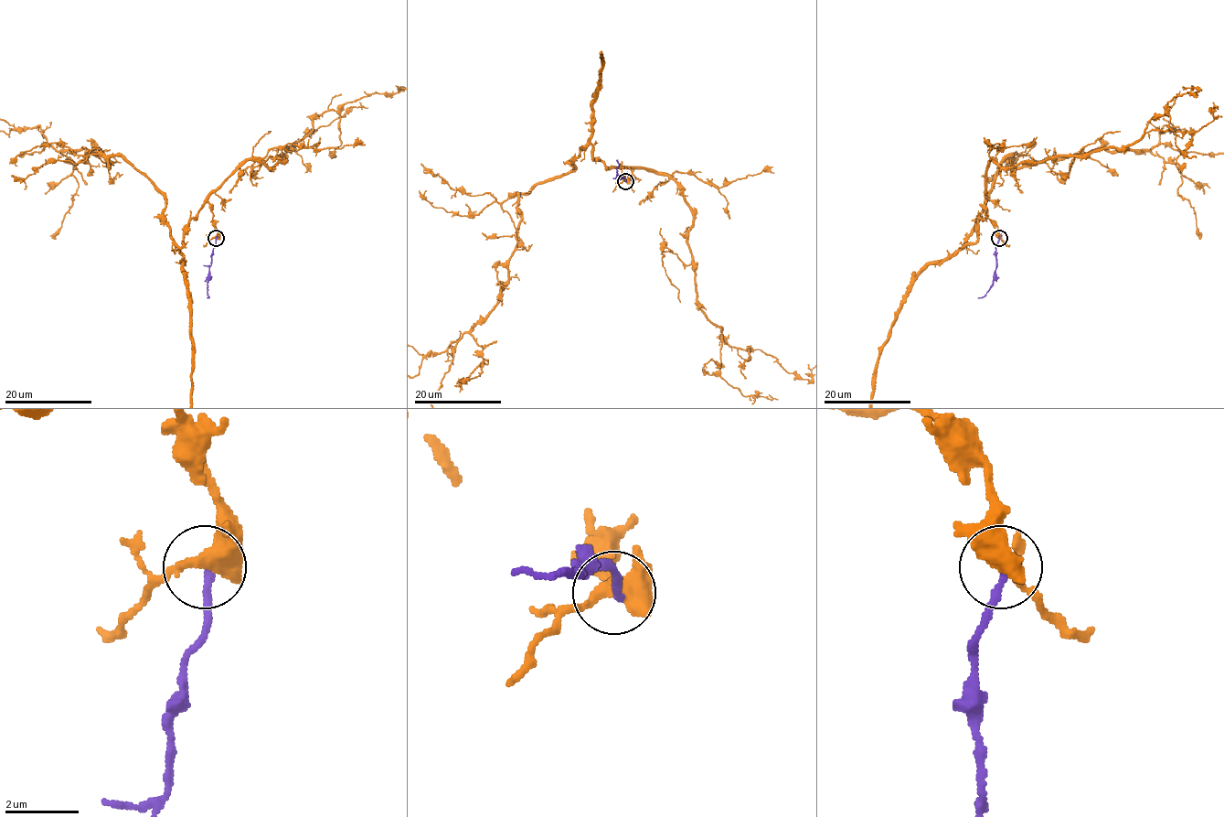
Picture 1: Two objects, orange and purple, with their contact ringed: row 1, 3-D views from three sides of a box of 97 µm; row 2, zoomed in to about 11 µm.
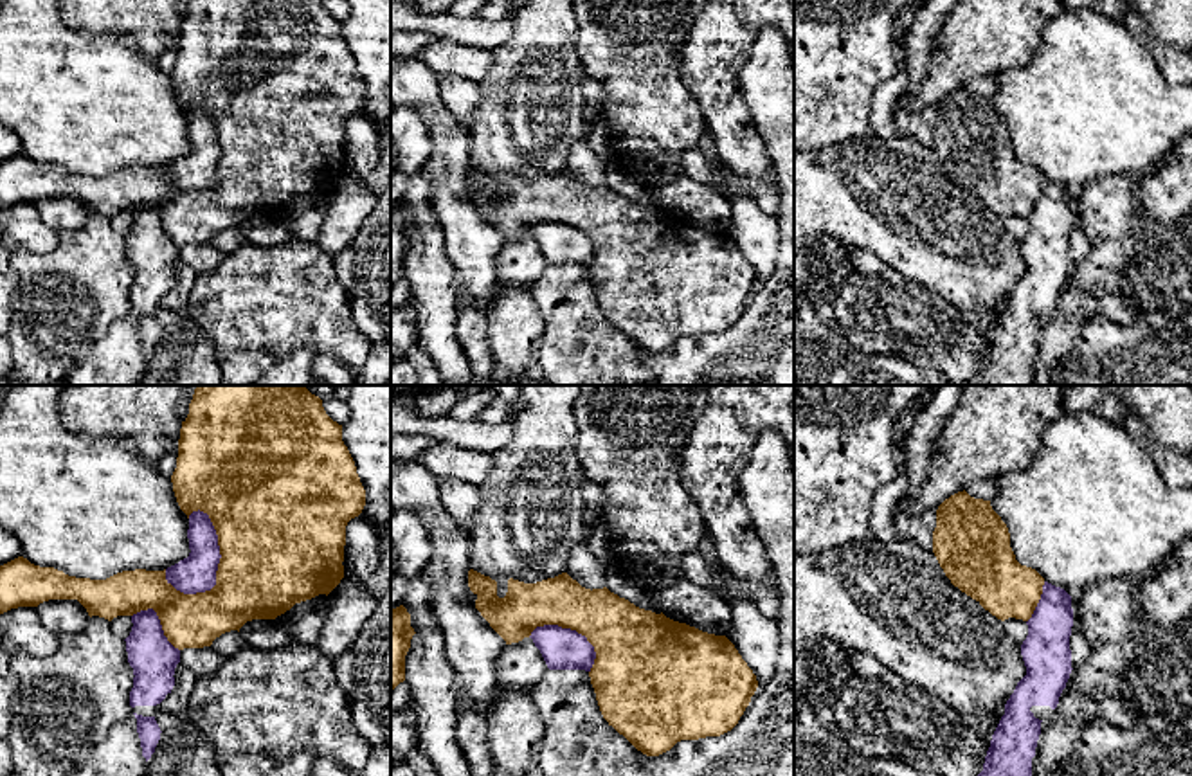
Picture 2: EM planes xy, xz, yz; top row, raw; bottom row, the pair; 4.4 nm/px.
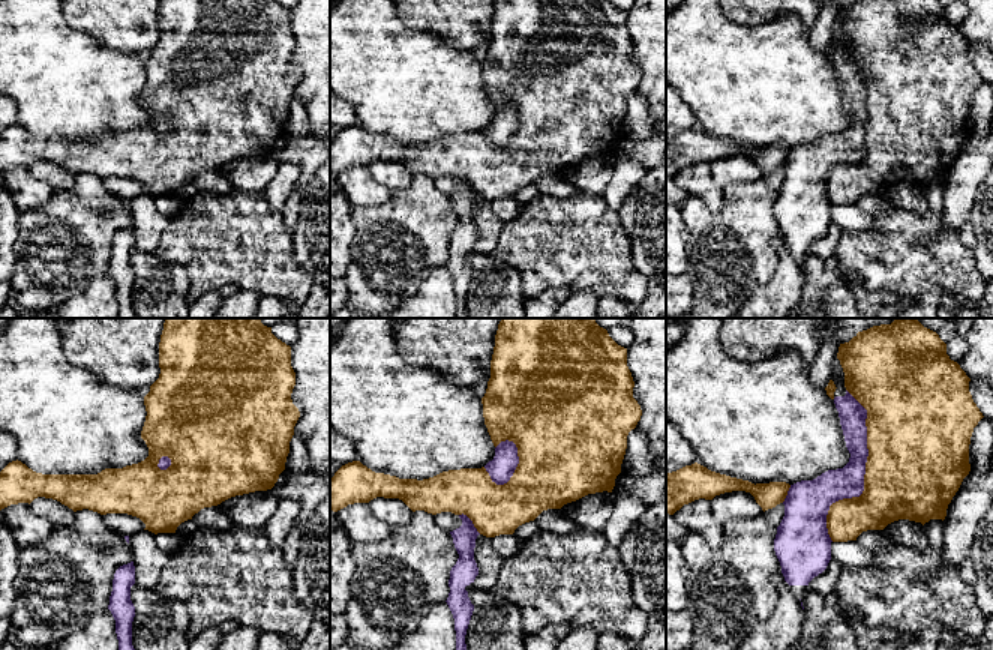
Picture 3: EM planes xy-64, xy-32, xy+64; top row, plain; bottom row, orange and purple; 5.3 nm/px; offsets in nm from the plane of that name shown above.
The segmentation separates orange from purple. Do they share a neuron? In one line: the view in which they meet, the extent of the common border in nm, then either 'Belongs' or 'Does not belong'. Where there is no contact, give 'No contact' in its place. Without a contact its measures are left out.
Touches orange in xy. Shared border 400 nm. Does not belong

